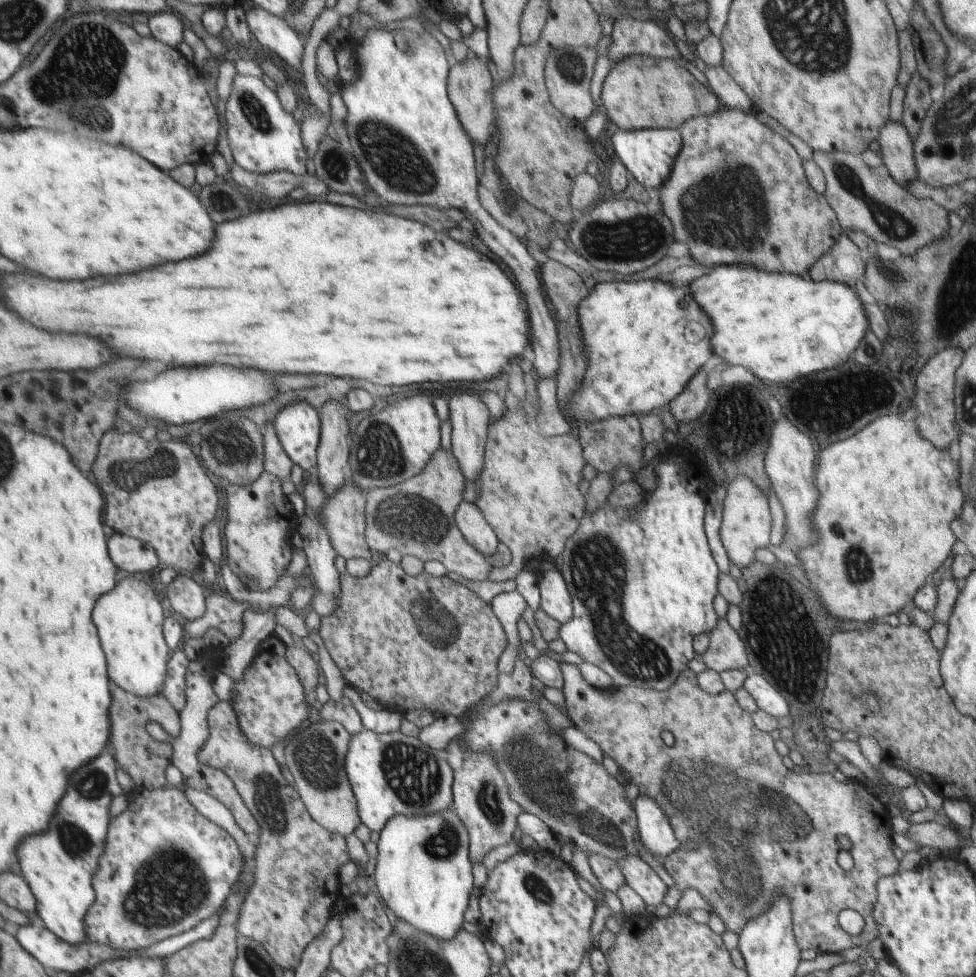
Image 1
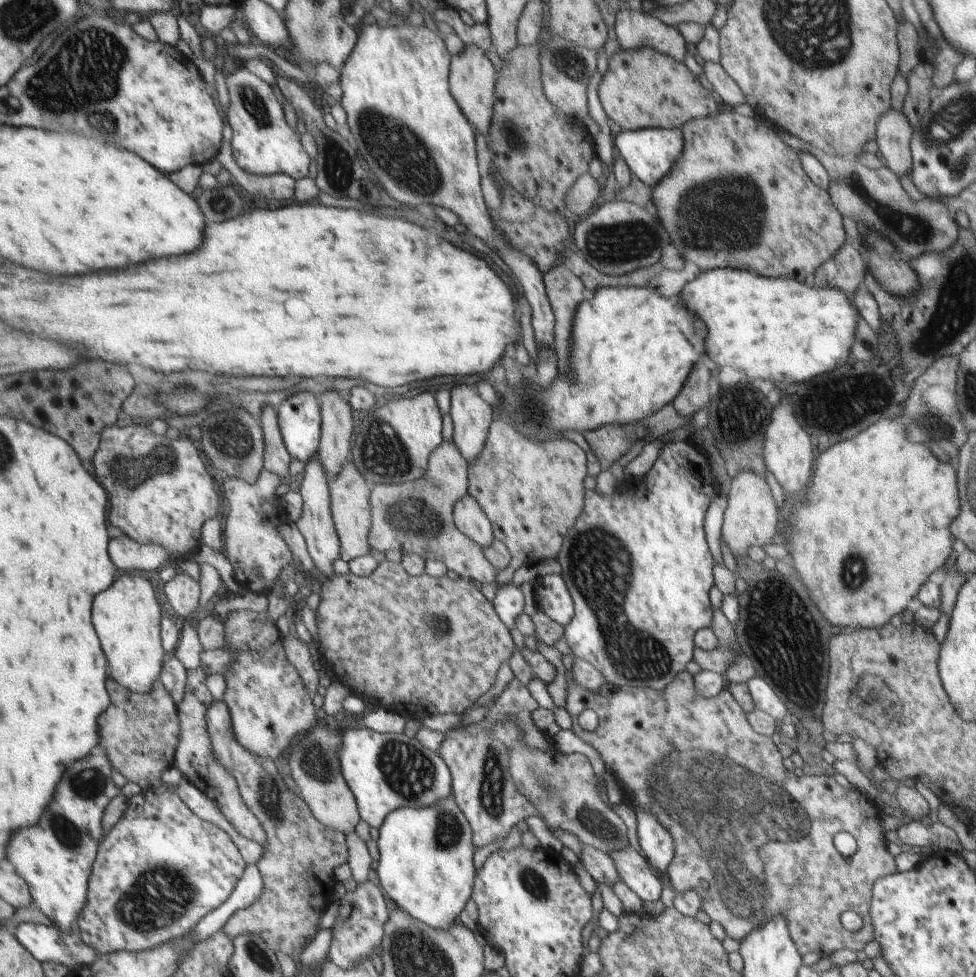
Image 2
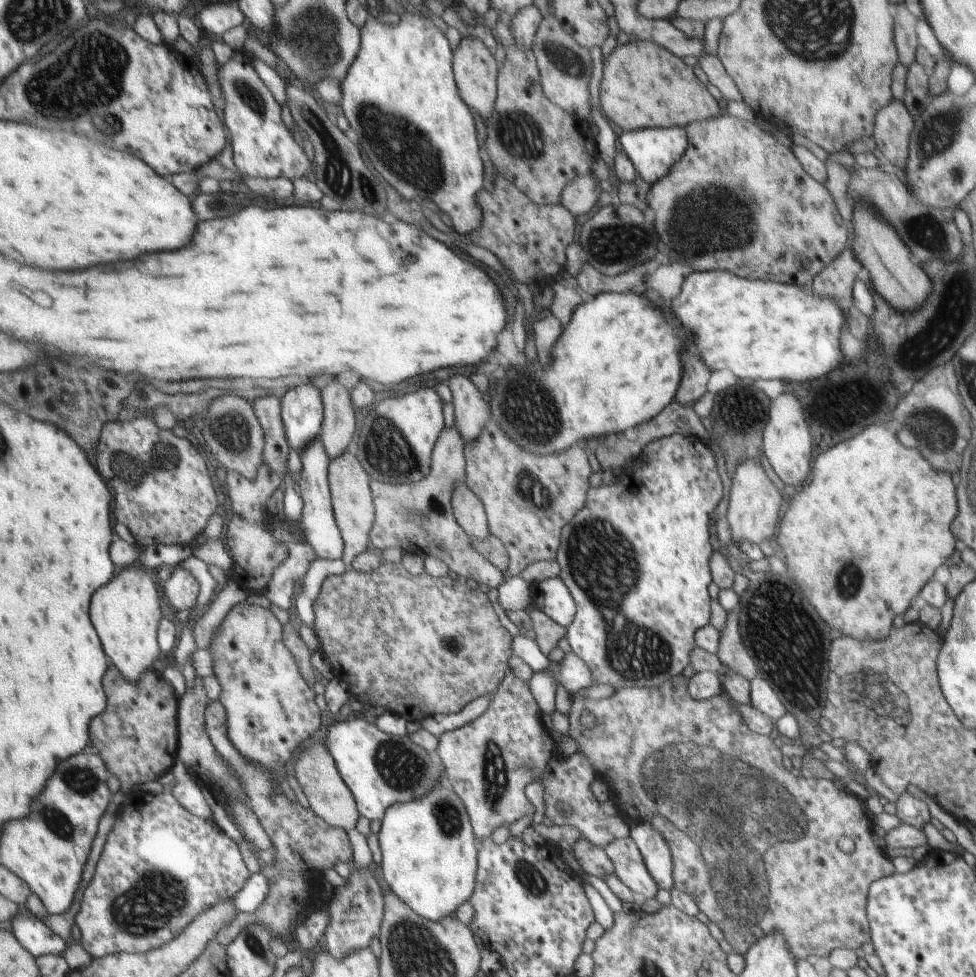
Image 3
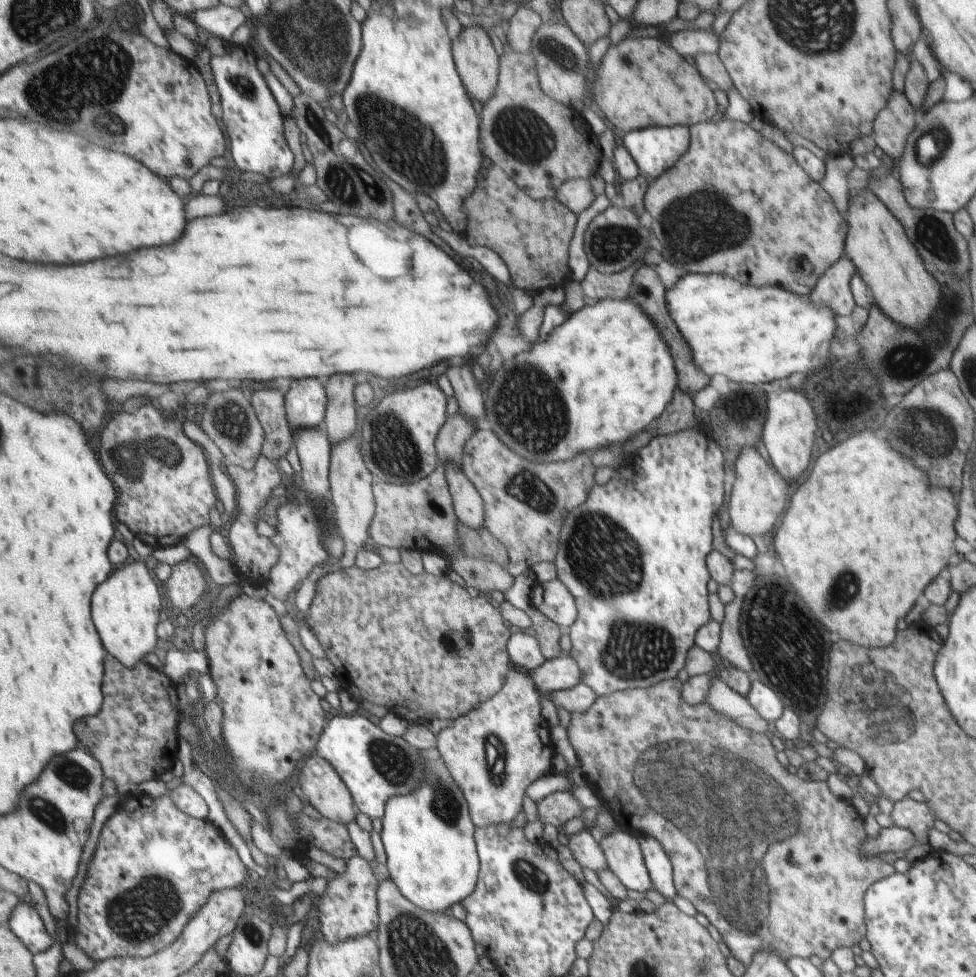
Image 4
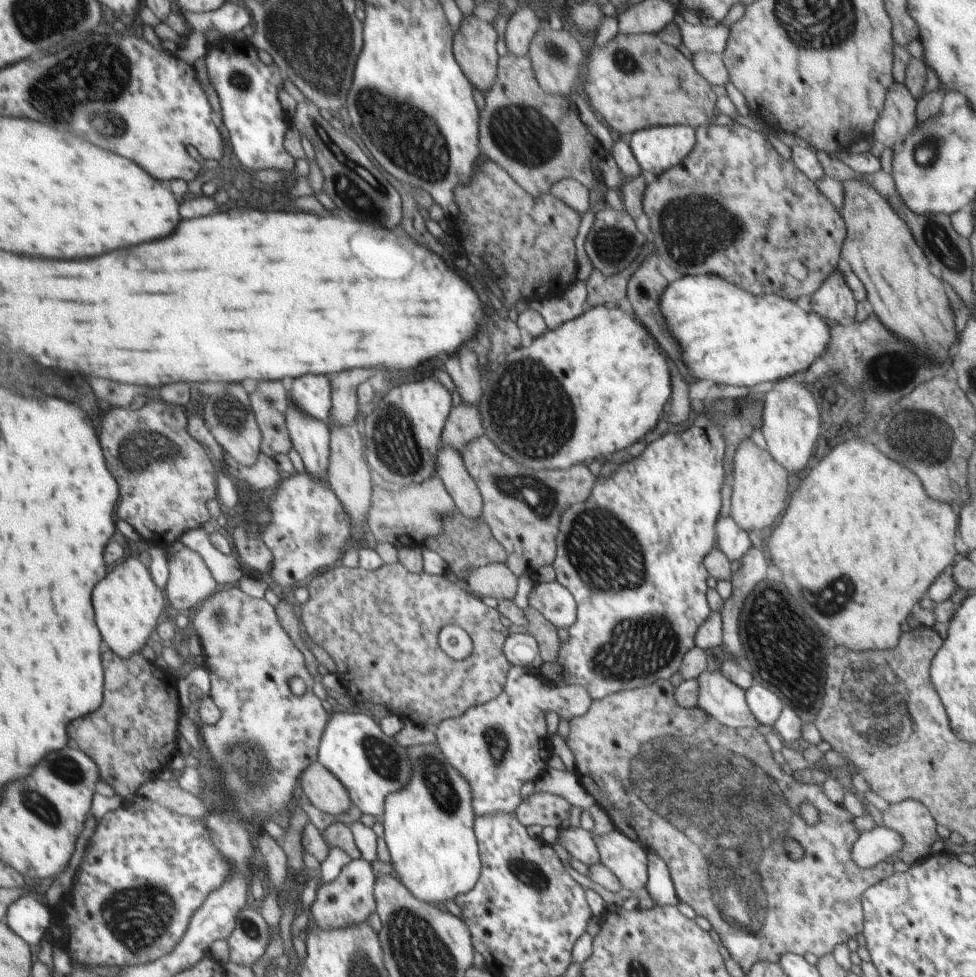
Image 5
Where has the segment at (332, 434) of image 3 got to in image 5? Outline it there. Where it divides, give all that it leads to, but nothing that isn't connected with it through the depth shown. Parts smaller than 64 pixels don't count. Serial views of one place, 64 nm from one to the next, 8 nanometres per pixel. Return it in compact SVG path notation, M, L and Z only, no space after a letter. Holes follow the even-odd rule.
M353 368L347 372L339 372L335 378L331 376L333 408L329 426L331 421L337 421L342 425L353 422L358 407L355 386L367 380L371 374L373 370Z

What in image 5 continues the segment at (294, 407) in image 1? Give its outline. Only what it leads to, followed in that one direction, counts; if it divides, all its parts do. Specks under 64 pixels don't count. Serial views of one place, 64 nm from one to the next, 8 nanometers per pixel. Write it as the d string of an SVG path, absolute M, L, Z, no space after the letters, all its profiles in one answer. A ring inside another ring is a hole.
M312 374L298 376L289 394L290 402L297 403L312 417L328 422L333 408L331 378Z

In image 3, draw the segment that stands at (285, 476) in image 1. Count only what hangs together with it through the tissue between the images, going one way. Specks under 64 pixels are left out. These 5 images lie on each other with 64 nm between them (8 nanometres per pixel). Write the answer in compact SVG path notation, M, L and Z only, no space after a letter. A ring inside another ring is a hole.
M275 395L257 398L253 404L266 436L264 463L277 474L285 474L287 458L292 449L281 416L281 402L282 398Z

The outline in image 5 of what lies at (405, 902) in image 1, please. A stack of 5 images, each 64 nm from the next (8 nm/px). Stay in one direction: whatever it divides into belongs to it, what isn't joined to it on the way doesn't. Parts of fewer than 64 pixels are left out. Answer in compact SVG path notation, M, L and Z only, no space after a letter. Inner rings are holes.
M436 741L406 746L406 756L410 764L410 775L404 787L401 787L398 791L392 792L392 794L389 794L387 798L384 799L384 812L379 819L383 827L382 838L390 856L390 864L401 879L401 884L404 884L405 888L408 888L408 891L417 900L422 900L432 905L442 906L443 901L452 900L455 895L470 891L471 887L475 886L480 876L479 844L475 844L476 836L473 836L475 825L473 822L474 810L472 808L472 792L470 791L468 782L448 763L448 760L440 751Z

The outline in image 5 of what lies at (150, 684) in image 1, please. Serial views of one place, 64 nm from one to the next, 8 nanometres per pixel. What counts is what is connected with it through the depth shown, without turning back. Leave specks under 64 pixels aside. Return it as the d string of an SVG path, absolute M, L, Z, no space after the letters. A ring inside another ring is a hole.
M127 557L124 562L113 567L105 580L97 584L97 592L93 594L97 624L105 636L107 646L125 658L143 650L153 630L157 630L163 610L167 610L165 595L151 576L149 568L139 558Z

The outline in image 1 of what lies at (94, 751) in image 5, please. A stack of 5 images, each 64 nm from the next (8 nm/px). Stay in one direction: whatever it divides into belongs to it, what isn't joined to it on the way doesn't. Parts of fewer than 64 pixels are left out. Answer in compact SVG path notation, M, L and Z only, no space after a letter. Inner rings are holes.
M114 682L112 684L112 707L111 712L111 740L110 744L115 746L115 757L119 762L119 767L131 777L136 786L141 790L156 790L167 786L165 770L171 760L173 746L167 742L159 742L147 732L147 722L158 723L173 740L179 738L182 730L181 718L173 704L158 693L149 698L140 698L129 691L121 689Z

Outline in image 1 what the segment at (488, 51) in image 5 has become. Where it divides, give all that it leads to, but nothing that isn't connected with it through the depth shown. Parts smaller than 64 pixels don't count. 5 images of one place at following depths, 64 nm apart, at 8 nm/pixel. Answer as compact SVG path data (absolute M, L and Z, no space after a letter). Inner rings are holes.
M469 55L463 62L455 61L447 76L447 96L455 110L461 128L467 132L469 140L485 148L489 140L489 128L493 124L493 104L491 104L491 74L479 58Z

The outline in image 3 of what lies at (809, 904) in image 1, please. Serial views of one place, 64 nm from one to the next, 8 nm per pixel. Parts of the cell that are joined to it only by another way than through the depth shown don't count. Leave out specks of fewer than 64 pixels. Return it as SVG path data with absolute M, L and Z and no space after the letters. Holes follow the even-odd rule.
M682 675L675 676L657 688L616 687L613 694L598 700L571 692L570 699L568 736L575 740L578 753L583 754L589 760L589 764L597 770L597 775L603 778L599 781L599 787L605 800L612 809L618 808L621 813L624 813L626 824L631 826L635 822L647 822L665 838L671 854L672 886L693 898L699 911L721 930L725 941L731 945L735 954L743 956L757 937L769 934L775 928L783 936L783 940L789 944L789 952L793 952L797 960L805 959L809 953L815 954L818 958L827 958L834 949L847 948L855 951L869 941L868 890L877 880L892 875L893 866L875 848L869 836L869 820L861 812L865 804L864 807L859 806L859 802L853 798L852 793L836 788L831 780L793 776L782 766L781 748L777 748L777 740L773 740L773 736L762 736L760 733L752 732L738 716L737 706L733 704L733 700L725 691L706 700L693 700L693 696L689 696L688 680ZM583 710L593 714L595 718L593 728L584 728L579 722ZM841 836L847 836L856 844L855 851L844 854L837 848L837 839Z

